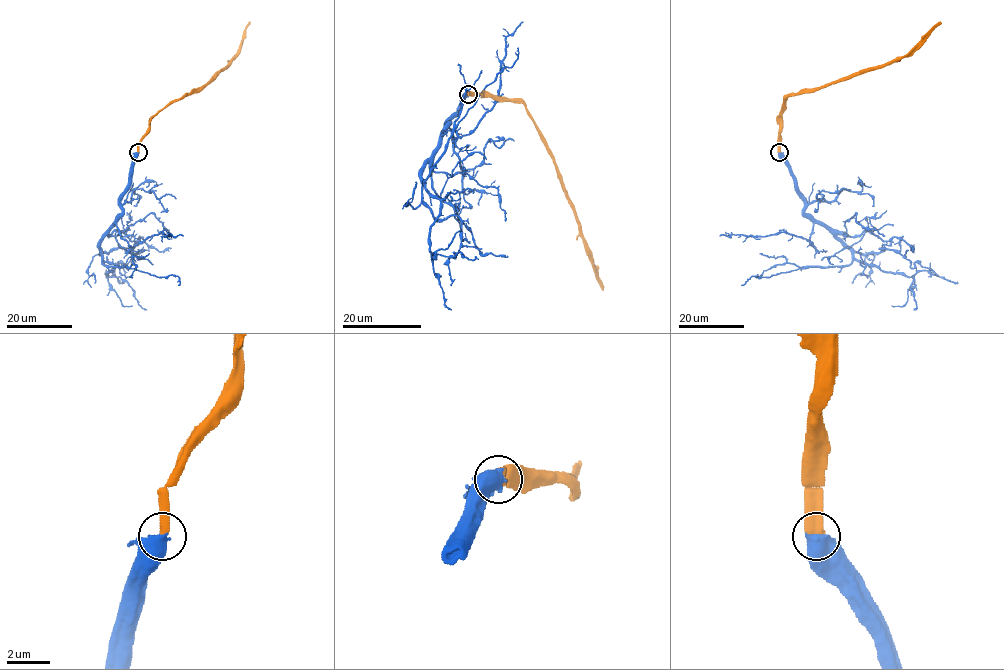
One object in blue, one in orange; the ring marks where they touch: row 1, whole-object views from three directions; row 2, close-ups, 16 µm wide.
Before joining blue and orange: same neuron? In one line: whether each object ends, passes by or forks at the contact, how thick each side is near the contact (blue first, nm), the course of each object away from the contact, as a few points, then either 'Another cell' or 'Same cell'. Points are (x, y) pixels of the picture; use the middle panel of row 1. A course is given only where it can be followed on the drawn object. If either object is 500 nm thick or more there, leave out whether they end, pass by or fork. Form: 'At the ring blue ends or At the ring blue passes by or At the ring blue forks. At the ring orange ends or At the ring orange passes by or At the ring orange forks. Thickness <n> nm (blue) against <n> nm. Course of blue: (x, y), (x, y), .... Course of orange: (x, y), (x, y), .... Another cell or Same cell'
Thickness 800 nm (blue) against 550 nm. Course of blue: (467, 94), (447, 121), (441, 147), (422, 173), (424, 182), (453, 128), (495, 77), (511, 67), (517, 48). Course of orange: (467, 94), (500, 96), (524, 104), (552, 159), (565, 197), (572, 205), (596, 280), (603, 289). Another cell

